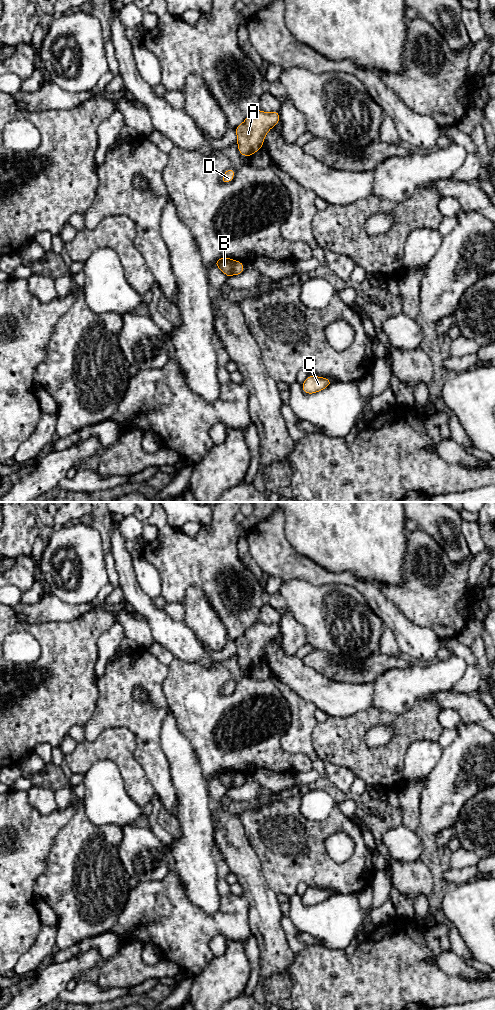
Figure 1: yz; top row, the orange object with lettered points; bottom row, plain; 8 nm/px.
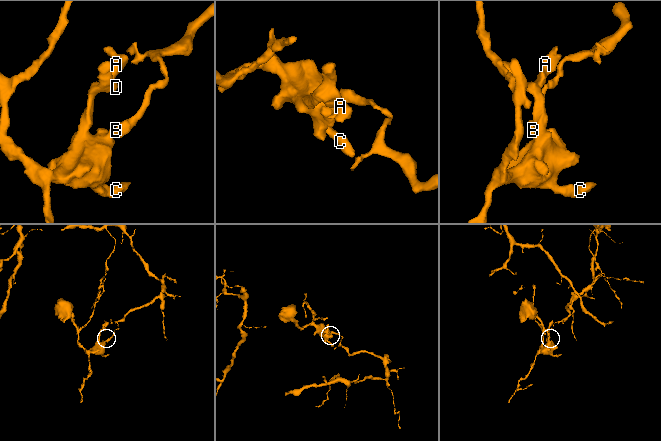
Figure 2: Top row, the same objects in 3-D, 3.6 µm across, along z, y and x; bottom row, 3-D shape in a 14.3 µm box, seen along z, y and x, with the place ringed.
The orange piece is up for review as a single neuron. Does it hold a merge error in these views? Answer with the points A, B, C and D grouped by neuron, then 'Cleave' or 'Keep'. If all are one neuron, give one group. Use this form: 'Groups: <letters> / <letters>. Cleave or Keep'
Groups: A C D / B. Cleave

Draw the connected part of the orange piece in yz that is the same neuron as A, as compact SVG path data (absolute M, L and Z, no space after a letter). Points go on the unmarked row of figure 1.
M257 621L235 640L238 663L242 668L251 669L259 663L266 646L280 634L279 623L266 625Z

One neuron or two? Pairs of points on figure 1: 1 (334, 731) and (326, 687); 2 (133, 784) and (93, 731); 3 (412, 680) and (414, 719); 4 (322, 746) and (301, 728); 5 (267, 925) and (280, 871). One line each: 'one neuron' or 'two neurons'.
1: two neurons
2: two neurons
3: two neurons
4: two neurons
5: two neurons

